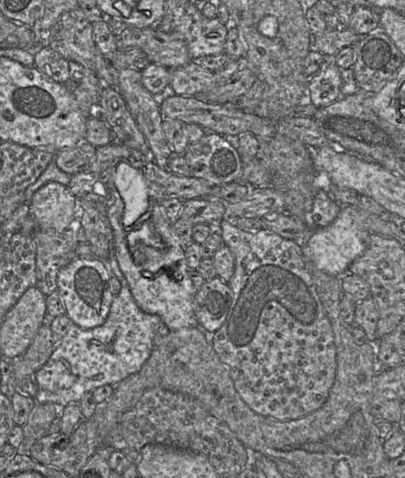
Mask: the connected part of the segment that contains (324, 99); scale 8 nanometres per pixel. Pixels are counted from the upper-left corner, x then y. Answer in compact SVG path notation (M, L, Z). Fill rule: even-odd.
M325 57L319 71L307 85L307 99L317 109L329 106L341 97L342 78L333 57Z

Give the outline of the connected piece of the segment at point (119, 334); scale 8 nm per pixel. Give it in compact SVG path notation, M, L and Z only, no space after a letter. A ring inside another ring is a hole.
M107 208L102 220L107 230L109 257L112 274L121 283L121 290L114 297L106 321L92 329L82 329L73 322L55 348L46 364L35 373L38 384L34 397L38 404L53 403L64 408L70 403L79 403L87 392L103 385L116 386L128 376L140 371L151 356L155 346L153 338L162 322L156 314L143 312L135 302L129 284L119 268L113 251L113 232L107 219Z

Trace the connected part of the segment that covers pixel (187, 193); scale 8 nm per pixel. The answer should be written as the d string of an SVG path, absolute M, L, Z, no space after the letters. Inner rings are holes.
M128 160L121 162L127 162L131 167L138 169L143 174L148 187L149 197L153 202L159 202L171 198L176 198L183 202L191 199L204 198L207 197L212 188L215 187L204 180L192 176L177 176L168 169L160 168L154 161Z

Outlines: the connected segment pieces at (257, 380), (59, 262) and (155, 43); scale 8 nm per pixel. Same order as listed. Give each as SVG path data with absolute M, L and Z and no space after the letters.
M223 219L216 228L223 244L229 247L235 258L235 271L228 284L233 293L229 313L211 338L215 352L228 367L243 401L257 414L289 421L313 413L326 402L334 384L336 349L331 322L318 296L301 246L265 229L243 231L232 220Z
M36 229L32 235L36 247L36 287L44 294L57 290L57 276L61 268L78 258L75 249L79 244L71 229L62 233Z
M127 26L117 36L119 50L139 48L151 63L168 70L178 69L192 61L184 38L178 33L165 33L157 27L139 29Z

